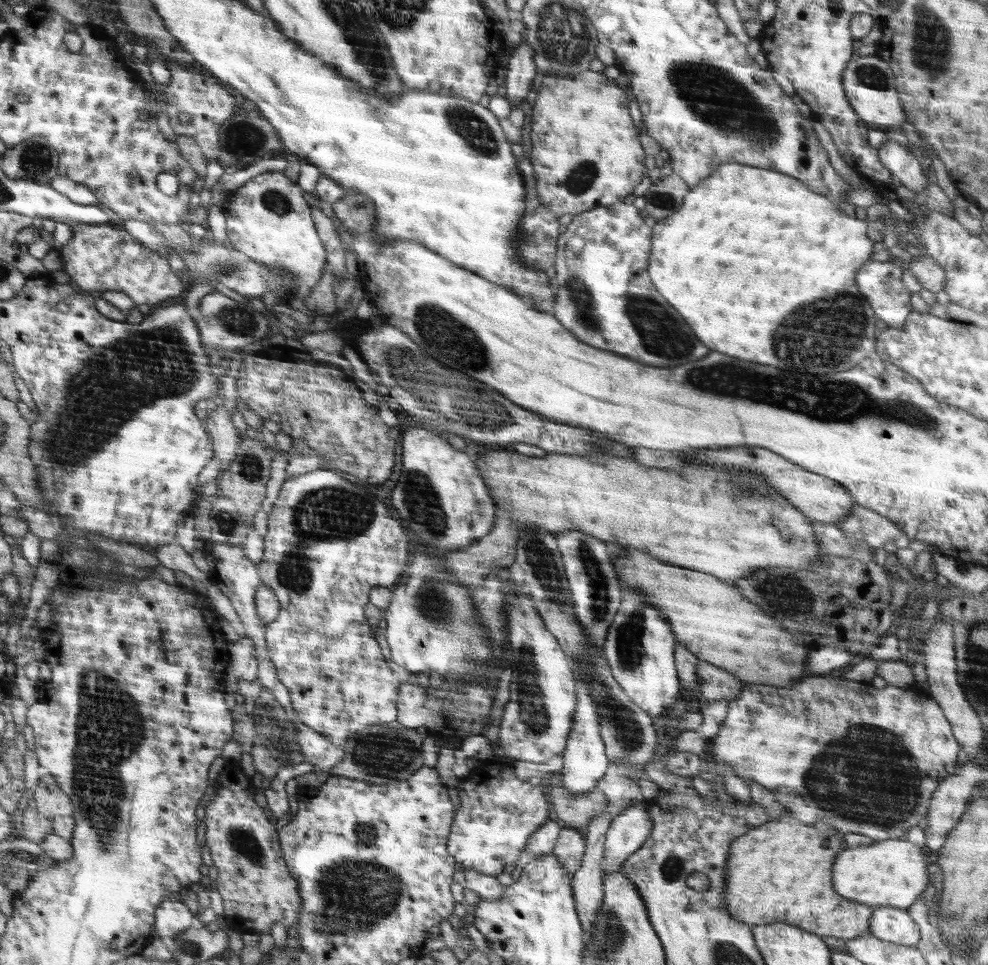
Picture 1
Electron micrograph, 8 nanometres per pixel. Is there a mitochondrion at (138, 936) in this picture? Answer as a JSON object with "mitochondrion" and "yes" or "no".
{"mitochondrion":"no"}

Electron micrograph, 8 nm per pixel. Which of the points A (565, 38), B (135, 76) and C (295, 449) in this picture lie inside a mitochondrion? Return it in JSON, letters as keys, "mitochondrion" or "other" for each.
{"A":"mitochondrion","B":"other","C":"other"}

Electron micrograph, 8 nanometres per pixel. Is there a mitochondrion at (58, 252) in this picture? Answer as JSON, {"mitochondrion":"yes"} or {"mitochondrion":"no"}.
{"mitochondrion":"no"}

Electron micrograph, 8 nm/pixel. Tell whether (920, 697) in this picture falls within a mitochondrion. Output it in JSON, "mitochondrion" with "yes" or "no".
{"mitochondrion":"no"}

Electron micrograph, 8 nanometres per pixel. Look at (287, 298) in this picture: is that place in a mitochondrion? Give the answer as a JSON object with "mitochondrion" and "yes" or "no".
{"mitochondrion":"no"}

